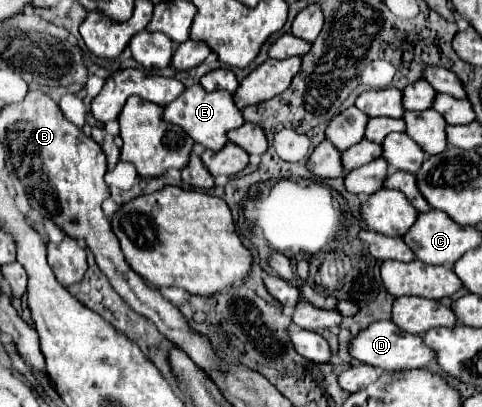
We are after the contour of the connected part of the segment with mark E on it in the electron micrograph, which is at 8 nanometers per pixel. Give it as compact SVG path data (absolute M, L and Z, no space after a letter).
M200 84L186 88L186 92L182 96L178 96L174 102L170 102L164 108L162 116L166 122L182 126L194 138L194 142L202 144L208 150L222 150L224 144L230 142L228 132L234 128L240 128L246 122L242 116L242 110L234 104L232 94L228 94L224 90L206 92Z

